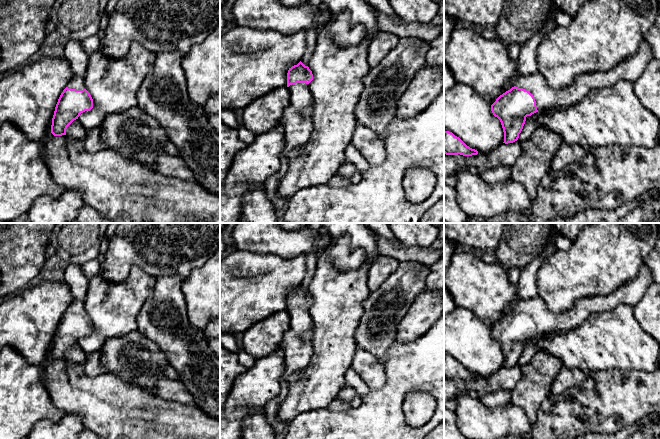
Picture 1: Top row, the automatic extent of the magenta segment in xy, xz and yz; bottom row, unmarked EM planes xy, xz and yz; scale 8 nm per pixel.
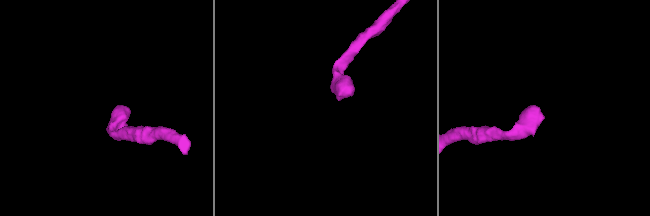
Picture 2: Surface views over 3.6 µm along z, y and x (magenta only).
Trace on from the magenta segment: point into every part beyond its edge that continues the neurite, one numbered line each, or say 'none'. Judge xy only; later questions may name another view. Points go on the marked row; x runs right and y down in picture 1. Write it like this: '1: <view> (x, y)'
1: xy (77, 82)

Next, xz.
1: xz (297, 120)

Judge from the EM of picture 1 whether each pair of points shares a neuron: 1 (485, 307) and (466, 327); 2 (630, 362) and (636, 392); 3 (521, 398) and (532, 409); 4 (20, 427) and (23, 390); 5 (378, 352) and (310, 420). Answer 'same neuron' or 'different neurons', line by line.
1: different neurons
2: different neurons
3: same neuron
4: same neuron
5: different neurons

